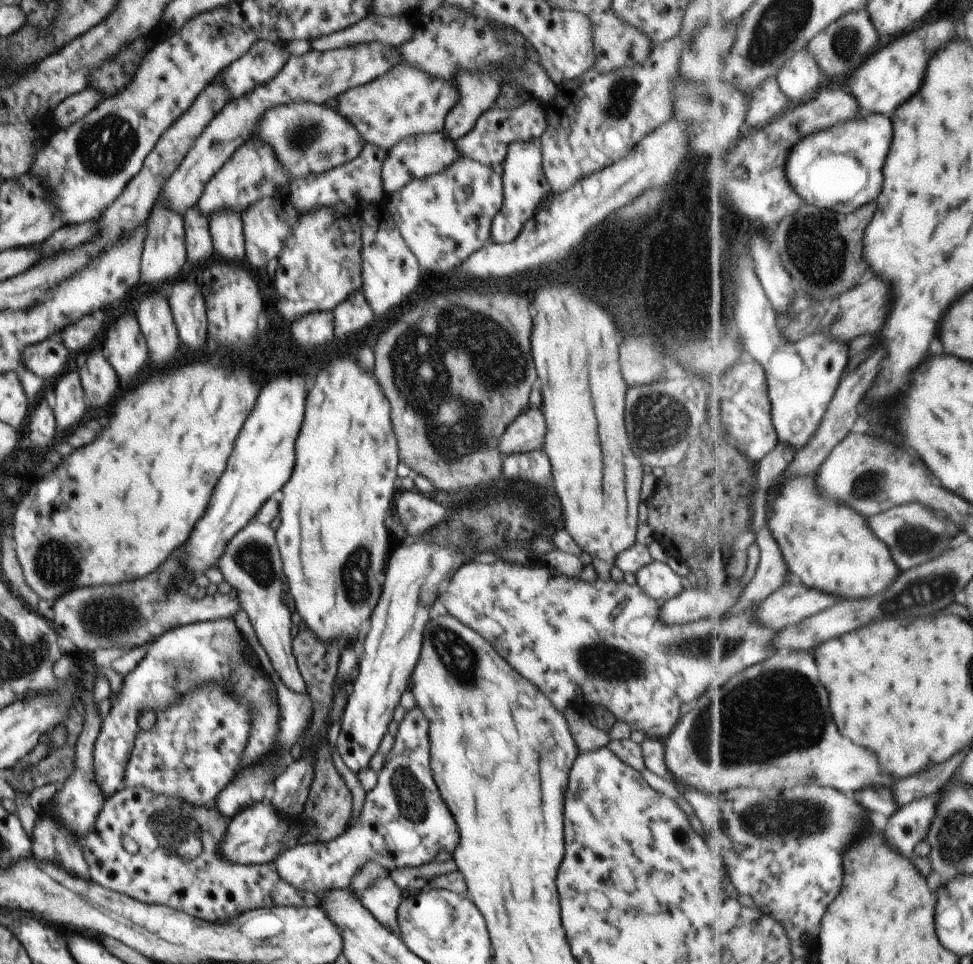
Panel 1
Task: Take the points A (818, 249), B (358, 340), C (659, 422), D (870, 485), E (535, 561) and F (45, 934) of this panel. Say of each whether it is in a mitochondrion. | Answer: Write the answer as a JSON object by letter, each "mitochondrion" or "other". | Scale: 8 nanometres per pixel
{"A":"mitochondrion","B":"other","C":"mitochondrion","D":"mitochondrion","E":"other","F":"other"}

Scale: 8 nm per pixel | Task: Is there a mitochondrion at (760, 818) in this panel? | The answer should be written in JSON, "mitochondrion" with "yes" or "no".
{"mitochondrion":"yes"}

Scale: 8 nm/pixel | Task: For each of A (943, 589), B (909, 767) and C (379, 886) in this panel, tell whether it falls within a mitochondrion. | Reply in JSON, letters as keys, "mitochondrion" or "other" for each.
{"A":"mitochondrion","B":"other","C":"mitochondrion"}

